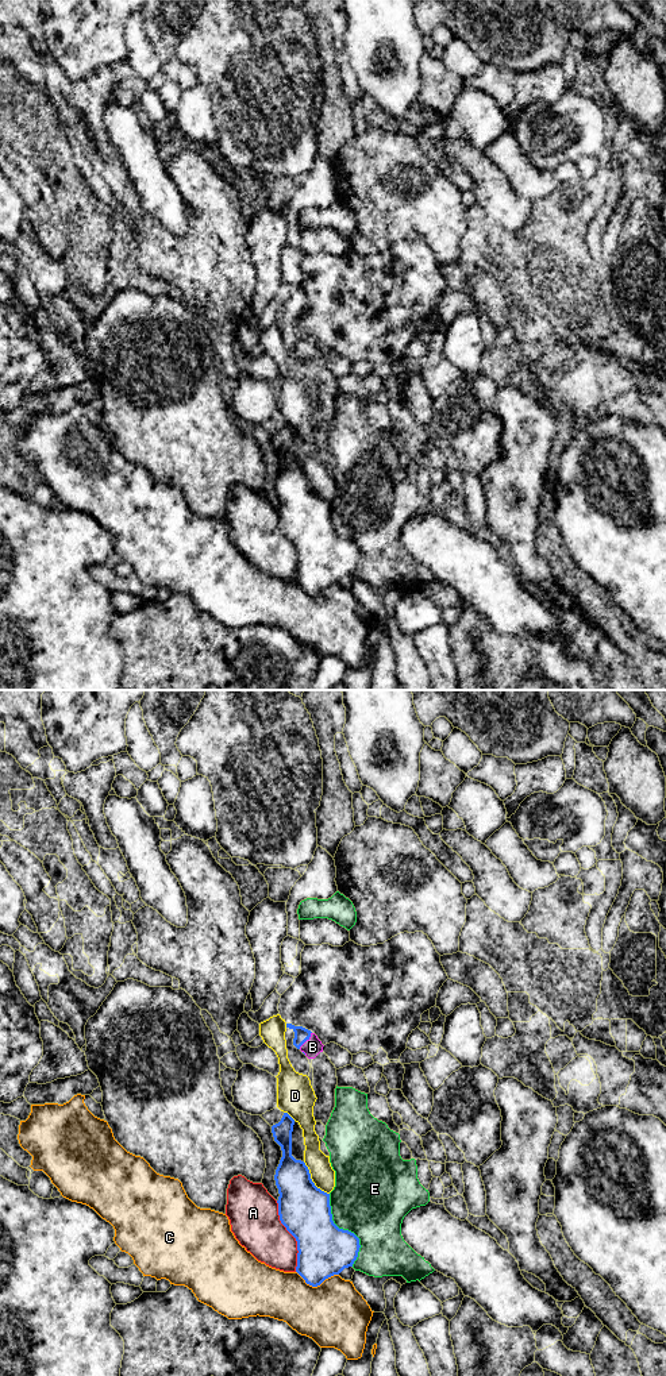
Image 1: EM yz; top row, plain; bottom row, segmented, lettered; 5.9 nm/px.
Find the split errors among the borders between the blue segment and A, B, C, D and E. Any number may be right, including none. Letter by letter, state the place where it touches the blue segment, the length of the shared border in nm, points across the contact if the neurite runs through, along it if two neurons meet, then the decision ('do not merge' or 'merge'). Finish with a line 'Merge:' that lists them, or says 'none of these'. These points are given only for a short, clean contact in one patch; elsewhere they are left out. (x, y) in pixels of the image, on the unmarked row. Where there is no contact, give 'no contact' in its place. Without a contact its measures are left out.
A: yz (292, 543) | 440 nm | do not merge
B: yz (307, 347) | 130 nm | across yz (301, 343), (307, 347), (312, 355) | merge
C: yz (316, 594) | 260 nm | do not merge
D: yz (311, 489) | 260 nm | do not merge
E: yz (346, 539) | 460 nm | do not merge
Merge: B

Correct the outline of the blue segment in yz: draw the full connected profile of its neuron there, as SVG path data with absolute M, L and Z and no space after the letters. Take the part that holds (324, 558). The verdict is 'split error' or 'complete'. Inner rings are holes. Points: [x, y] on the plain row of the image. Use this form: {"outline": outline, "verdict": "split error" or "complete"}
{"outline": "M284 421L281 429L272 435L274 450L281 455L282 466L276 478L274 489L278 497L278 524L281 532L297 550L296 581L312 596L320 594L326 587L339 583L344 577L353 575L359 560L359 547L339 537L334 529L330 514L330 502L315 494L304 470L292 465L292 440L294 428Z", "verdict": "complete"}

